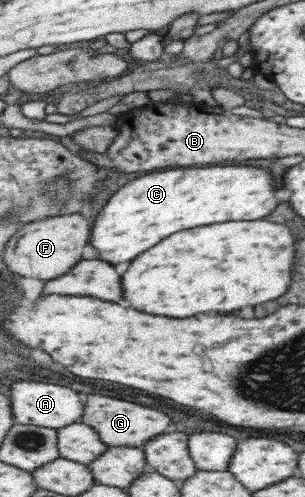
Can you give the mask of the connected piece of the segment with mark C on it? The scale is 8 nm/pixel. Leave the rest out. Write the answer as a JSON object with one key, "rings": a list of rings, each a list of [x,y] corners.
{"rings":[[[206,165],[185,166],[175,169],[147,173],[129,181],[113,194],[109,204],[95,220],[95,228],[91,234],[91,246],[101,254],[101,260],[119,264],[129,262],[135,256],[143,254],[145,250],[153,248],[161,240],[169,238],[171,234],[195,226],[207,226],[215,222],[229,222],[229,220],[259,220],[271,214],[277,208],[275,198],[275,178],[263,168],[247,168],[245,165]]]}

